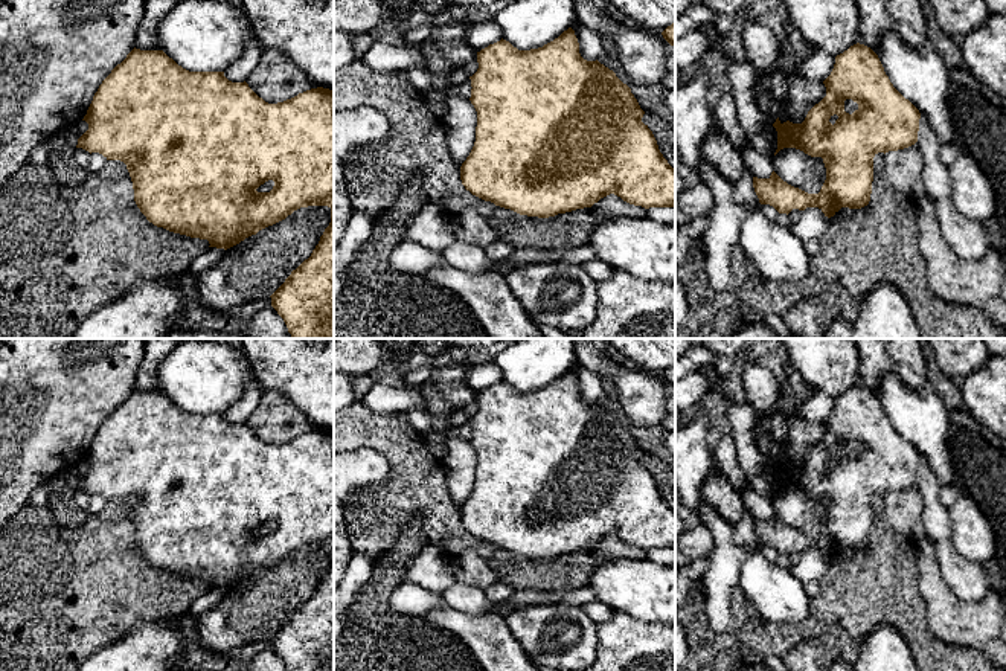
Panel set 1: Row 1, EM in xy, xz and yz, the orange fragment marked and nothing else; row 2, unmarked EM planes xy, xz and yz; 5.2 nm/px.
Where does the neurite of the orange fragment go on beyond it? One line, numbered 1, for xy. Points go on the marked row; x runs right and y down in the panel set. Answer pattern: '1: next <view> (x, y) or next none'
1: next none

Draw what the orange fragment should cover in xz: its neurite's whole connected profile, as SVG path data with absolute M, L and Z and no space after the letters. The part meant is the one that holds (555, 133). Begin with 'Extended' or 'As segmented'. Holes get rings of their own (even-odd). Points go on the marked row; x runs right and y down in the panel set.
As segmented. M569 27L558 38L538 49L518 50L509 41L500 40L477 52L477 72L471 79L471 104L477 111L476 142L460 166L460 180L473 195L491 201L495 206L511 209L520 215L549 218L576 209L591 207L601 198L614 194L623 201L649 207L675 207L675 169L668 163L658 149L652 131L642 122L645 111L640 108L631 88L623 84L613 70L596 61L587 61L579 53L579 43L575 30Z

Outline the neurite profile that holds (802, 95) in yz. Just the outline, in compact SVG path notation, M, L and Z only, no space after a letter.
M793 76L785 98L780 101L779 120L802 124L808 111L826 96L826 87L820 81Z

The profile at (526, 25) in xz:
M514 0L494 20L518 50L538 49L575 26L578 0Z

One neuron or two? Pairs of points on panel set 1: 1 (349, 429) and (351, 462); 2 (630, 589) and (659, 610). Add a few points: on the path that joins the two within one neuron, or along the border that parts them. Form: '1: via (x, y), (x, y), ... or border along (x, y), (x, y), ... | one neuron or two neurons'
1: border along (349, 450), (371, 447), (386, 458) | two neurons
2: via (637, 589), (651, 603) | one neuron

